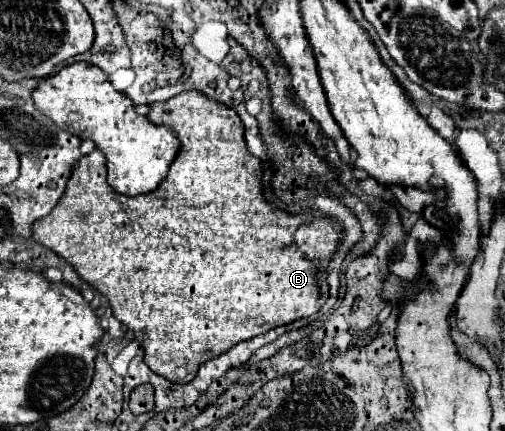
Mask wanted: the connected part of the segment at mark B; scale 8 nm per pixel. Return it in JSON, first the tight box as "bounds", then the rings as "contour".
{"bounds":[34,91,342,383],"contour":[[[186,91],[186,93],[180,93],[164,103],[154,103],[150,113],[148,113],[148,119],[152,123],[158,123],[158,125],[160,123],[170,125],[182,143],[180,153],[174,159],[174,163],[170,165],[168,177],[160,183],[160,187],[154,189],[152,193],[146,193],[146,195],[126,197],[122,203],[124,211],[120,211],[120,193],[116,193],[108,183],[104,183],[104,169],[102,169],[104,157],[96,149],[90,155],[84,155],[76,163],[78,167],[74,169],[74,173],[68,181],[66,193],[62,195],[58,205],[52,209],[52,213],[42,217],[38,223],[34,223],[34,239],[38,243],[42,243],[44,247],[52,249],[54,253],[58,253],[60,257],[64,257],[84,281],[88,281],[94,289],[98,289],[102,295],[108,297],[114,317],[124,327],[134,331],[134,339],[142,345],[142,349],[146,353],[144,361],[154,373],[166,377],[172,383],[190,383],[196,377],[196,371],[204,361],[228,351],[230,347],[234,347],[236,343],[240,343],[244,339],[262,335],[278,325],[286,325],[286,323],[292,323],[292,321],[302,319],[302,317],[310,317],[326,303],[330,293],[326,293],[328,287],[324,281],[324,271],[326,271],[326,265],[330,263],[330,259],[334,257],[338,245],[342,243],[342,225],[332,221],[330,217],[324,217],[320,211],[288,213],[284,209],[274,207],[270,201],[264,199],[262,161],[258,157],[250,155],[246,141],[244,141],[244,125],[234,109],[230,109],[218,101],[210,101],[210,97],[206,97],[198,91]]]}

